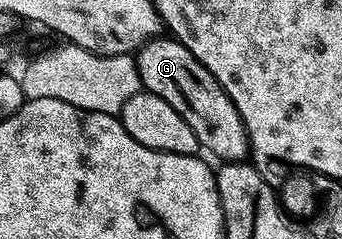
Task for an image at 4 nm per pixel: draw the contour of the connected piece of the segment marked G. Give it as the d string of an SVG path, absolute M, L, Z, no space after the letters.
M174 37L163 38L150 39L134 56L140 84L157 97L169 101L169 105L189 121L189 129L197 133L197 141L204 152L212 151L219 161L246 160L249 155L247 130L241 121L241 113L237 113L223 86L201 61L197 61L197 57L193 57L193 53L189 53L189 49L185 49L183 43Z

